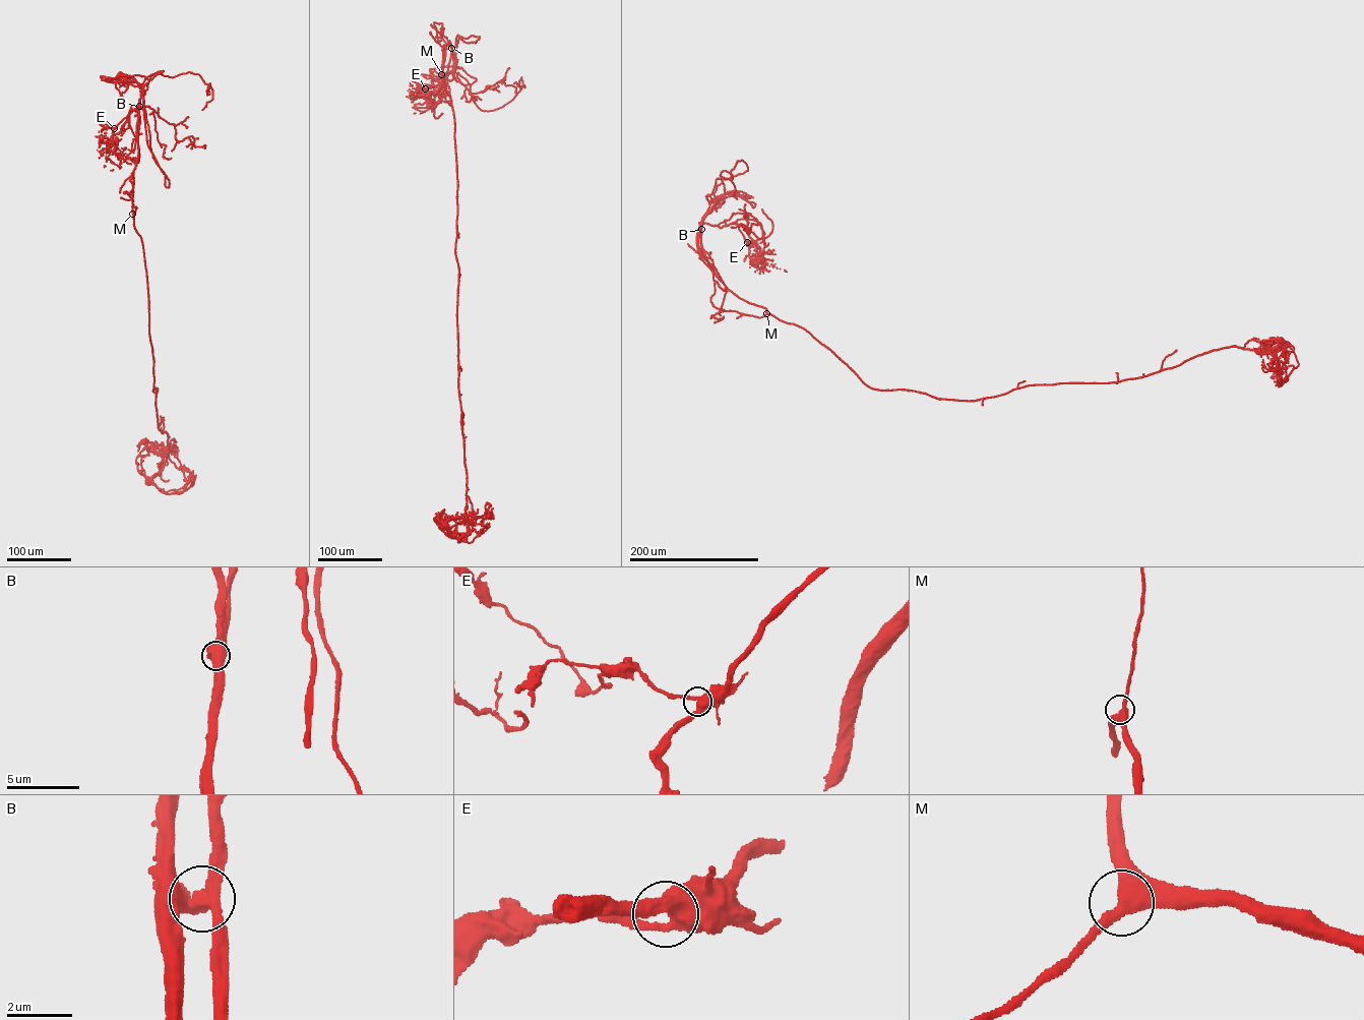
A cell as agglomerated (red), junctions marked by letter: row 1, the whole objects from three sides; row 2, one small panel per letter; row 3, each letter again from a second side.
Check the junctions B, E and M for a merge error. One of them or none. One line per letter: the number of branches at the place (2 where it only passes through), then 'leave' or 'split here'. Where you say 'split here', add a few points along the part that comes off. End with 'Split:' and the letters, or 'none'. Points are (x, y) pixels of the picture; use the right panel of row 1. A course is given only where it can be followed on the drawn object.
B: 3 branches meet; split here; foreign part runs (701, 229), (699, 223), (721, 228), (736, 222), (749, 256), (758, 258), (755, 249), (772, 226), (761, 208)
E: 3 branches meet; leave
M: 3 branches meet; leave
Split: B

